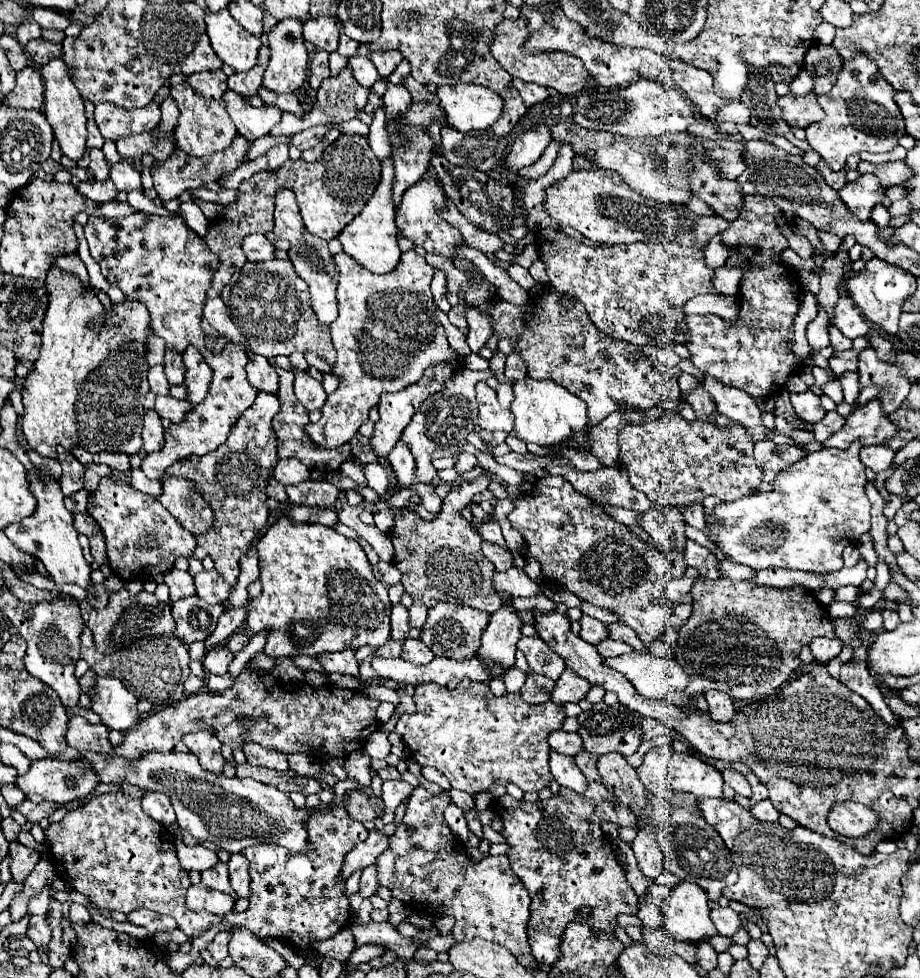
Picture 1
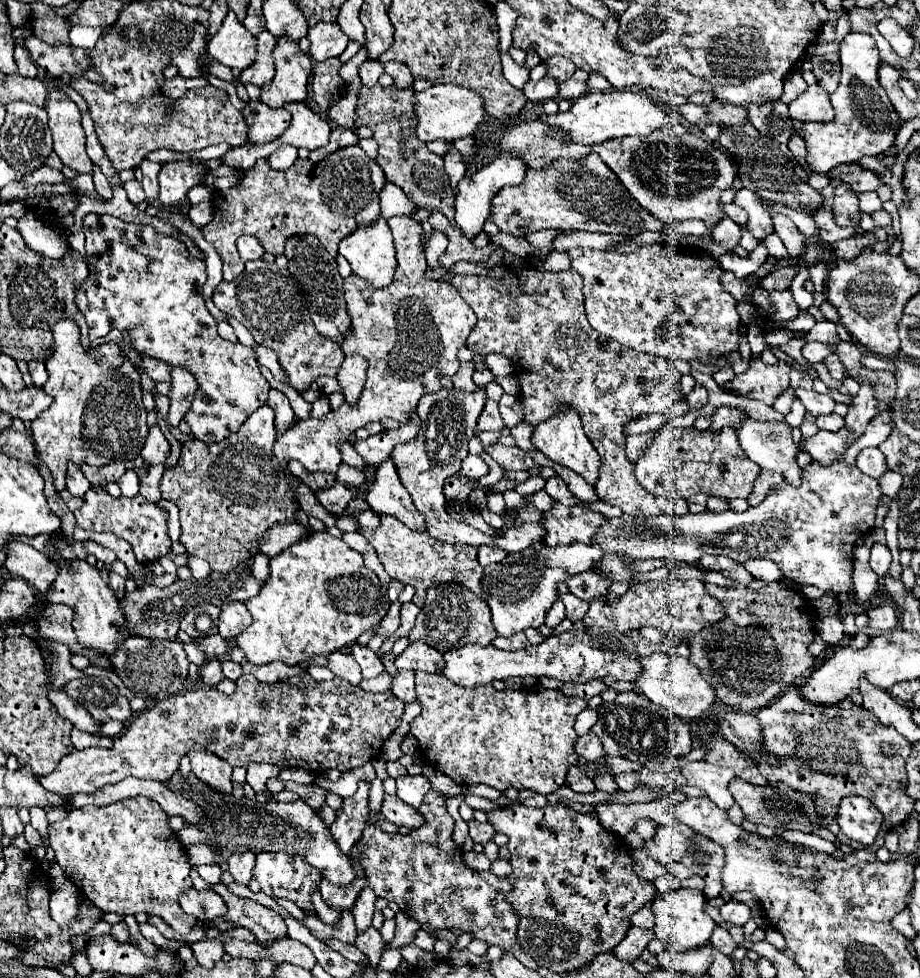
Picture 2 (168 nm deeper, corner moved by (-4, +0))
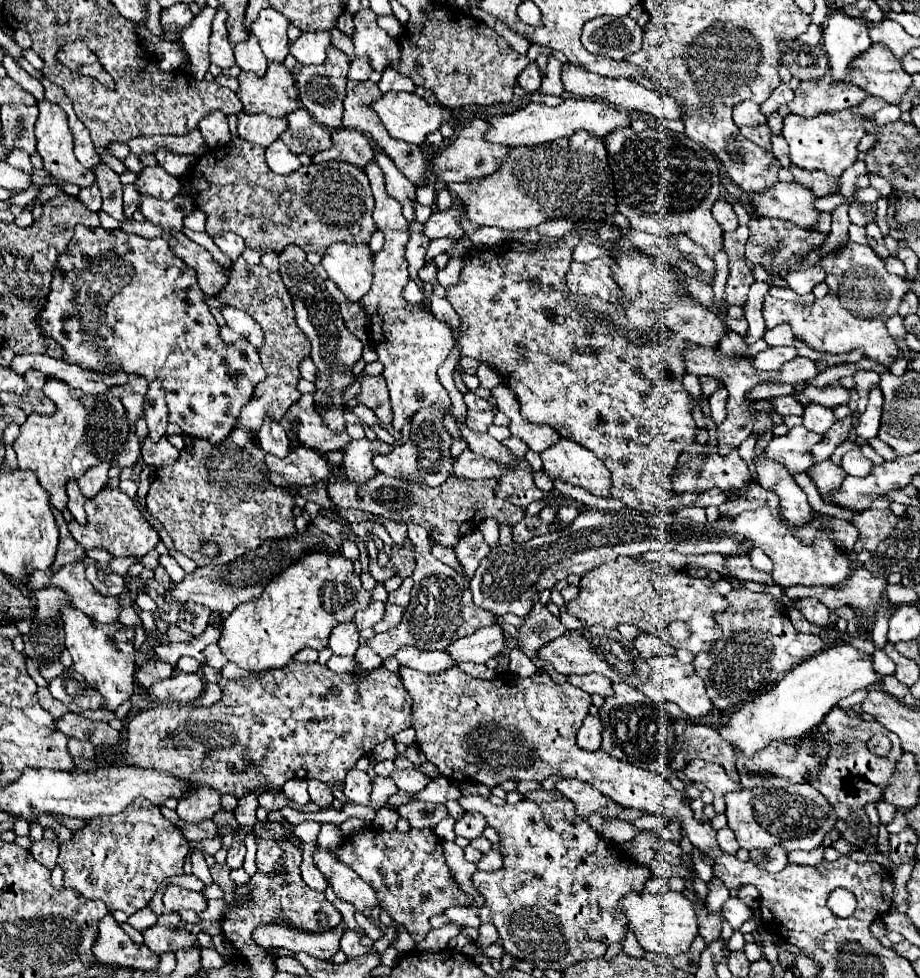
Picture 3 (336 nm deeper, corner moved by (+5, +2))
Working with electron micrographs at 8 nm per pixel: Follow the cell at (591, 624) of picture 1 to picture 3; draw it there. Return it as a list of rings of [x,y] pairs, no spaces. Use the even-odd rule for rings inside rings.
[[[620,556],[616,562],[602,564],[582,576],[578,598],[566,602],[566,612],[586,626],[600,624],[604,628],[616,628],[626,622],[640,632],[662,638],[674,648],[698,654],[708,652],[722,636],[714,614],[724,612],[728,606],[728,600],[712,590],[712,580],[708,578],[694,578],[684,570],[674,570],[658,562],[644,562],[642,558]]]

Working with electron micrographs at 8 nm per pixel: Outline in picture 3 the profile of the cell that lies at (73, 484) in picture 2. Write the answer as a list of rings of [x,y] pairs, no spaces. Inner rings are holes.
[[[68,482],[66,490],[68,490],[68,496],[70,496],[70,500],[68,500],[68,510],[74,514],[74,518],[76,518],[78,524],[86,524],[86,512],[84,512],[84,502],[86,502],[86,498],[82,496],[78,484],[76,484],[76,482]]]

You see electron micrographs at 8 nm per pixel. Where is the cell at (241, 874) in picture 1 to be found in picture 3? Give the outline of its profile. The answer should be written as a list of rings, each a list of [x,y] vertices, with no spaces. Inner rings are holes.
[[[234,840],[232,846],[228,848],[228,858],[226,858],[226,864],[236,870],[236,868],[242,868],[244,864],[244,854],[246,854],[246,846],[242,840]]]

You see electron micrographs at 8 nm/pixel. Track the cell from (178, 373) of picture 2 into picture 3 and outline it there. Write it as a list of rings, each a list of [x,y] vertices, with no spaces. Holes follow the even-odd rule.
[[[150,382],[148,392],[146,392],[146,402],[144,402],[144,420],[148,426],[148,438],[152,442],[158,442],[166,434],[166,422],[168,422],[168,412],[166,412],[166,400],[162,392],[162,384]]]

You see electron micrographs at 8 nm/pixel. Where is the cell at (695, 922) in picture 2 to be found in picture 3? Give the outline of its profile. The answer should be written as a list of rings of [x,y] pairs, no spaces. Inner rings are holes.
[[[672,890],[664,894],[628,894],[620,900],[620,908],[626,914],[628,928],[636,934],[638,944],[646,952],[666,954],[668,958],[674,958],[688,952],[694,936],[698,934],[696,912],[684,894]]]

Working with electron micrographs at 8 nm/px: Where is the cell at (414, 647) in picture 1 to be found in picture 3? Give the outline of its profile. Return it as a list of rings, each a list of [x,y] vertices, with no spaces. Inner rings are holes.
[[[414,646],[400,648],[396,652],[396,660],[402,666],[414,668],[414,670],[420,670],[420,672],[426,672],[426,674],[444,672],[444,670],[448,670],[456,664],[446,652],[424,652],[424,650],[418,650]]]

